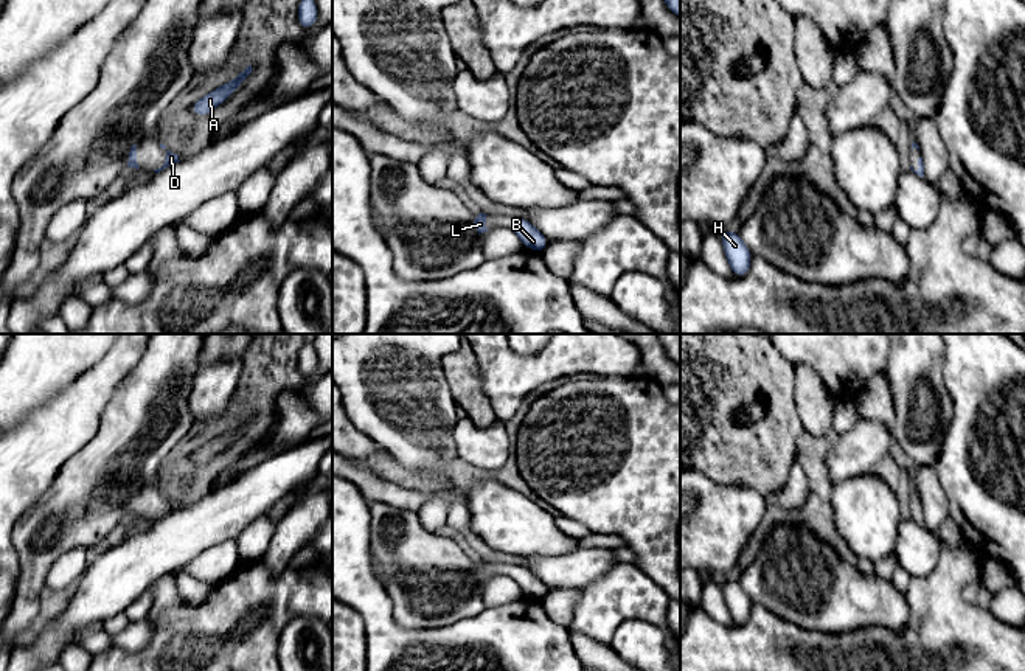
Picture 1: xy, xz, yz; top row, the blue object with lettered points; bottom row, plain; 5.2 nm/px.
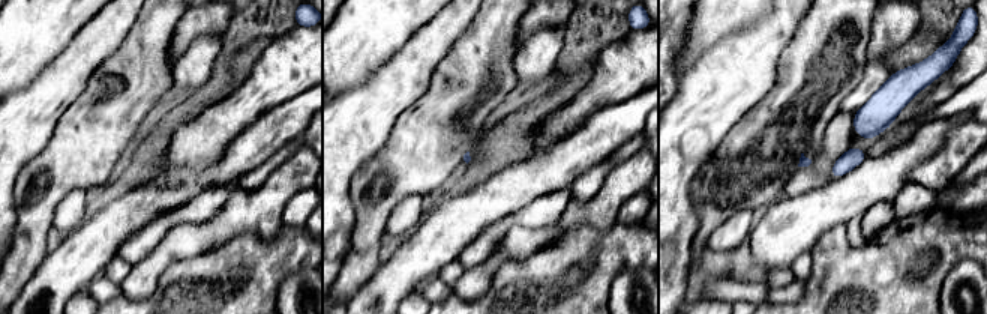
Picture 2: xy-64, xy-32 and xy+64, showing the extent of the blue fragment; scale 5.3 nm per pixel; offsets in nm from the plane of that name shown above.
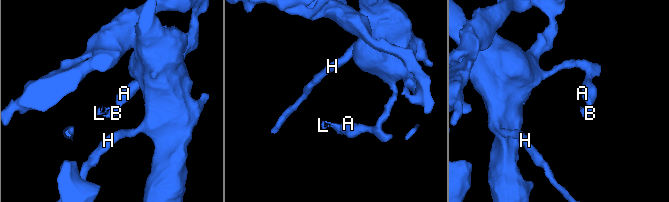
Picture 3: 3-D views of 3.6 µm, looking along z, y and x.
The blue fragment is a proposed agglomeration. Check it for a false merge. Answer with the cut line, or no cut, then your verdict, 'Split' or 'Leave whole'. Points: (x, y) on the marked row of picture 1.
No split. Leave whole

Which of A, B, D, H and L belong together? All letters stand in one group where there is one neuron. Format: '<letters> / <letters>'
A B D H L

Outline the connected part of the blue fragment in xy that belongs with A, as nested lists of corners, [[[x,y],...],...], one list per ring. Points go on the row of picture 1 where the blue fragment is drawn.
[[[247,65],[247,68],[242,73],[239,73],[235,79],[225,82],[224,85],[217,87],[216,90],[196,101],[191,106],[189,112],[193,115],[211,115],[211,110],[216,106],[225,103],[230,98],[230,95],[244,84],[245,78],[252,73],[252,70],[252,65]]]

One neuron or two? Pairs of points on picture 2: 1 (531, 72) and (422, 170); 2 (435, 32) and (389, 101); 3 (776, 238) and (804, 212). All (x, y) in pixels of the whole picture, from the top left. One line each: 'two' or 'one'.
1: two
2: one
3: one

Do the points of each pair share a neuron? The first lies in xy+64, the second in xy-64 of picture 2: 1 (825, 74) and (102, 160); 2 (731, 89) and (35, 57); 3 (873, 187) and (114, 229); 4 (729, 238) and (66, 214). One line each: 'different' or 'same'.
1: same
2: different
3: same
4: same

